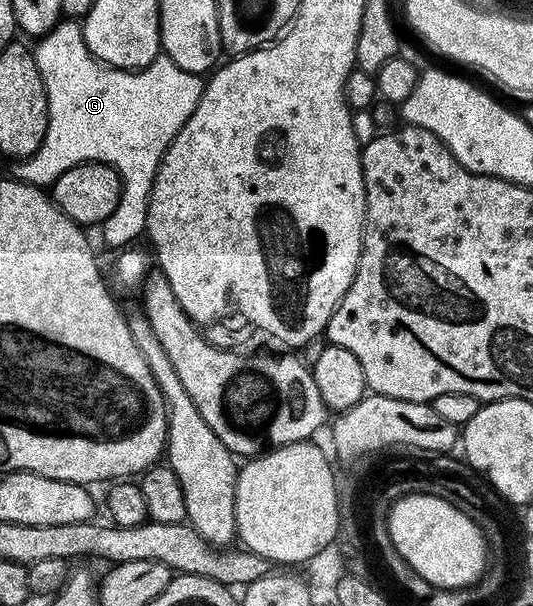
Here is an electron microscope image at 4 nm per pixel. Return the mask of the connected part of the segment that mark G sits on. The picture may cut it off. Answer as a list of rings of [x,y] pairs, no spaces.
[[[73,18],[62,19],[36,44],[32,54],[47,90],[49,125],[39,150],[16,165],[16,179],[24,180],[26,184],[52,186],[59,174],[71,170],[76,164],[110,164],[121,176],[121,197],[115,213],[117,240],[121,246],[132,245],[136,241],[133,239],[146,231],[149,199],[161,159],[179,130],[183,130],[187,118],[191,118],[195,106],[199,106],[199,98],[205,89],[202,77],[175,66],[175,62],[164,54],[157,55],[146,68],[113,68],[93,57],[81,33],[81,24]]]

